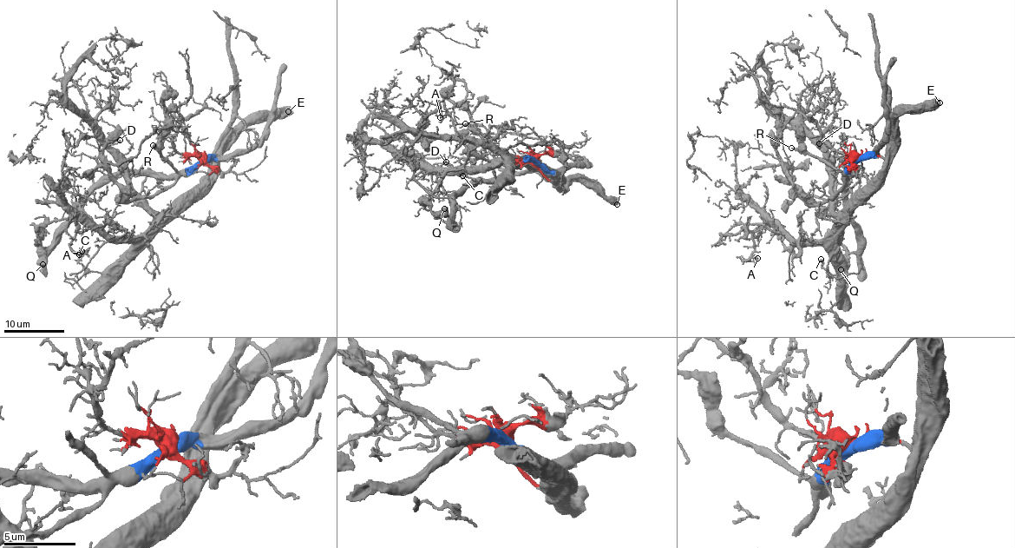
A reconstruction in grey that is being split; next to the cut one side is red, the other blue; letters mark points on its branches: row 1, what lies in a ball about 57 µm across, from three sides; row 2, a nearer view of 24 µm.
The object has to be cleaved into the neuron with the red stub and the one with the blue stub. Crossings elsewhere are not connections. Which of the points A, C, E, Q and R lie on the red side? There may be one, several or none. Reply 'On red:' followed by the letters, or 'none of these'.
On red: A, C, E

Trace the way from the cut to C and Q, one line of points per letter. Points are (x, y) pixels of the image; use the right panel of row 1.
C: (858, 157), (879, 155), (885, 160), (885, 168), (861, 193), (833, 247), (839, 275), (832, 275), (820, 260)
Q: (858, 157), (846, 168), (847, 175), (852, 176), (842, 177), (856, 250), (844, 259), (840, 270)

